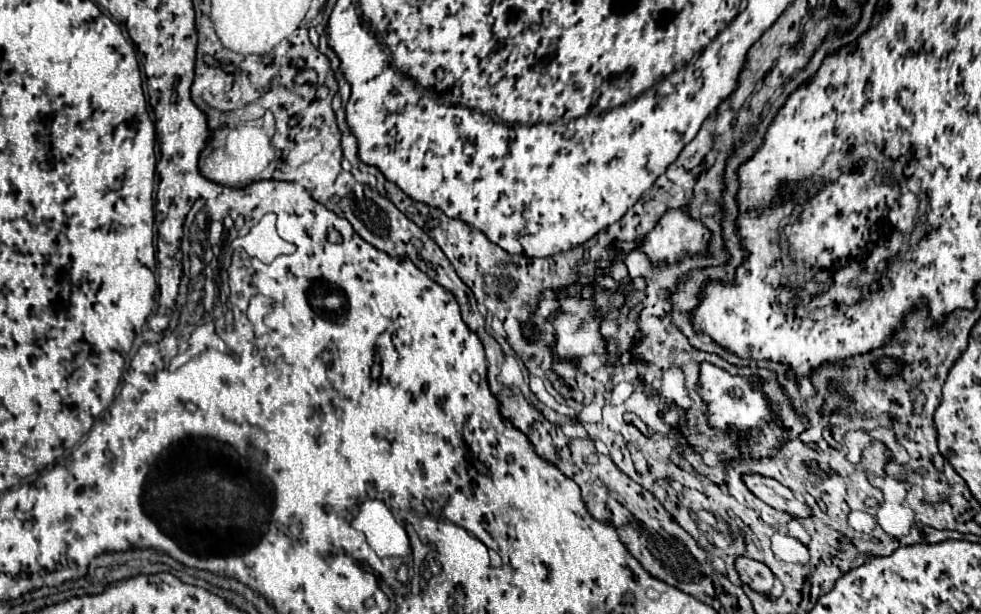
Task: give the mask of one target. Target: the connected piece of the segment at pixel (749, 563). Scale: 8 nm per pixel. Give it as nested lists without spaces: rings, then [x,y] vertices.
[[[738,557],[736,561],[736,569],[740,573],[740,579],[752,587],[754,591],[766,595],[766,597],[772,597],[770,591],[772,591],[772,585],[774,585],[774,573],[760,561],[754,561],[754,559],[748,559],[748,557]]]

